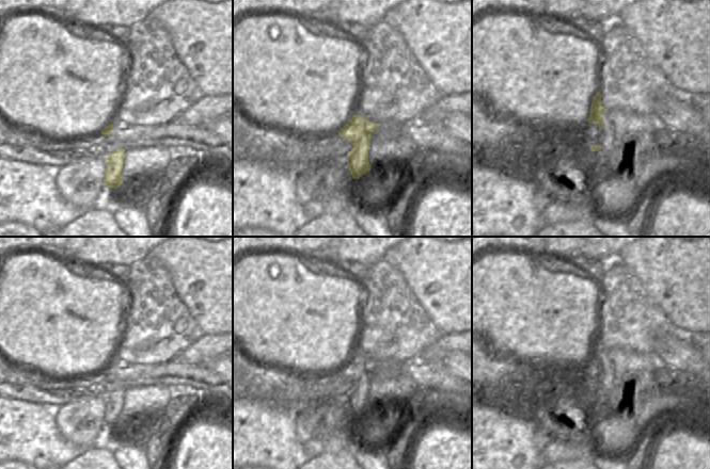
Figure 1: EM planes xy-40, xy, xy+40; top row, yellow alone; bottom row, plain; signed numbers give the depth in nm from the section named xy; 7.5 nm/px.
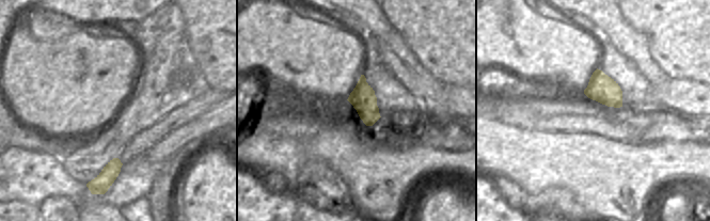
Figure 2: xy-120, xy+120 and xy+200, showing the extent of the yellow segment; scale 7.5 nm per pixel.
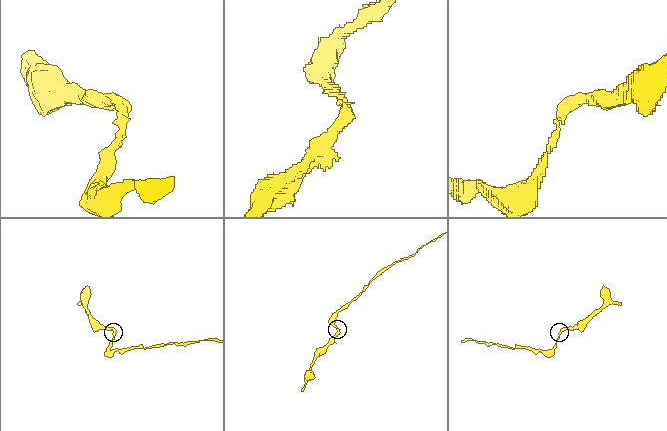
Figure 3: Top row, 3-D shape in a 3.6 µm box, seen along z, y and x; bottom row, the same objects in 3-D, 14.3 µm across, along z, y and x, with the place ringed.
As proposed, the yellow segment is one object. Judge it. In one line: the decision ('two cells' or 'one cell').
one cell

